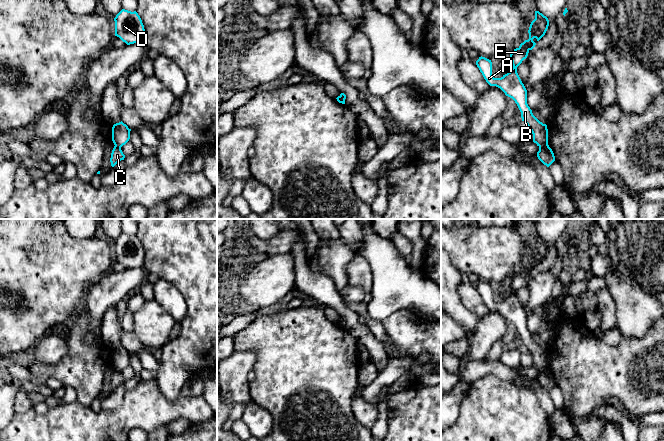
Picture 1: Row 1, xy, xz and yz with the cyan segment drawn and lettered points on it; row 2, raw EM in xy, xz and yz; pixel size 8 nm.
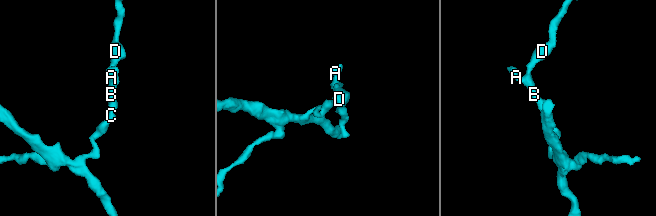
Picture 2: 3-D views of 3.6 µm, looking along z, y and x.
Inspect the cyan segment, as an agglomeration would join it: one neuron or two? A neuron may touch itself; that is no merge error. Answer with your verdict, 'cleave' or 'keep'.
cleave

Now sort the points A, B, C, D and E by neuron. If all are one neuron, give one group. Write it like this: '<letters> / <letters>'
A B D E / C

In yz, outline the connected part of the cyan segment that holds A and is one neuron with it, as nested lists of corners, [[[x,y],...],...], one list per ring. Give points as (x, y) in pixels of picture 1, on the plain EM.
[[[535,235],[535,243],[531,246],[528,254],[529,263],[521,267],[520,270],[510,278],[513,292],[501,302],[494,302],[492,300],[491,284],[481,280],[476,285],[476,289],[486,306],[490,310],[500,312],[506,320],[515,325],[521,336],[522,345],[524,345],[531,354],[533,366],[539,371],[548,369],[547,349],[540,346],[528,330],[527,314],[517,297],[517,291],[527,282],[529,275],[535,271],[536,267],[533,263],[536,262],[537,265],[539,265],[545,259],[548,250],[548,242],[539,235]]]

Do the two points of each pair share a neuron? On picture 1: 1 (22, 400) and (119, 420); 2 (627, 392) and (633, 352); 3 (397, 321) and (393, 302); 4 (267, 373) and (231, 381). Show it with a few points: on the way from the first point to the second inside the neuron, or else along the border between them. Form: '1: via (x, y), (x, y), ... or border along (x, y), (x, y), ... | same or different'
1: border along (32, 408), (15, 414) | different
2: via (632, 382), (633, 362) | same
3: border along (418, 315), (400, 309), (382, 322) | different
4: border along (248, 383), (250, 397), (257, 405) | different

